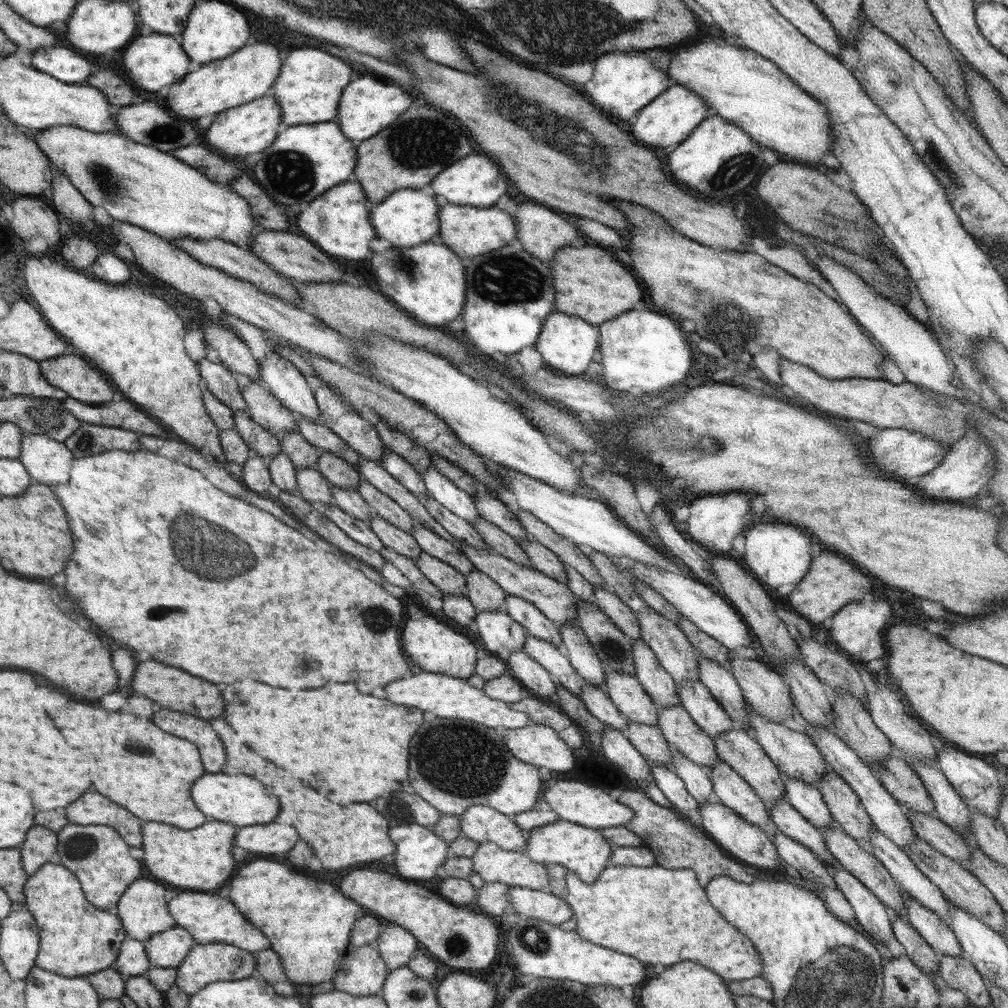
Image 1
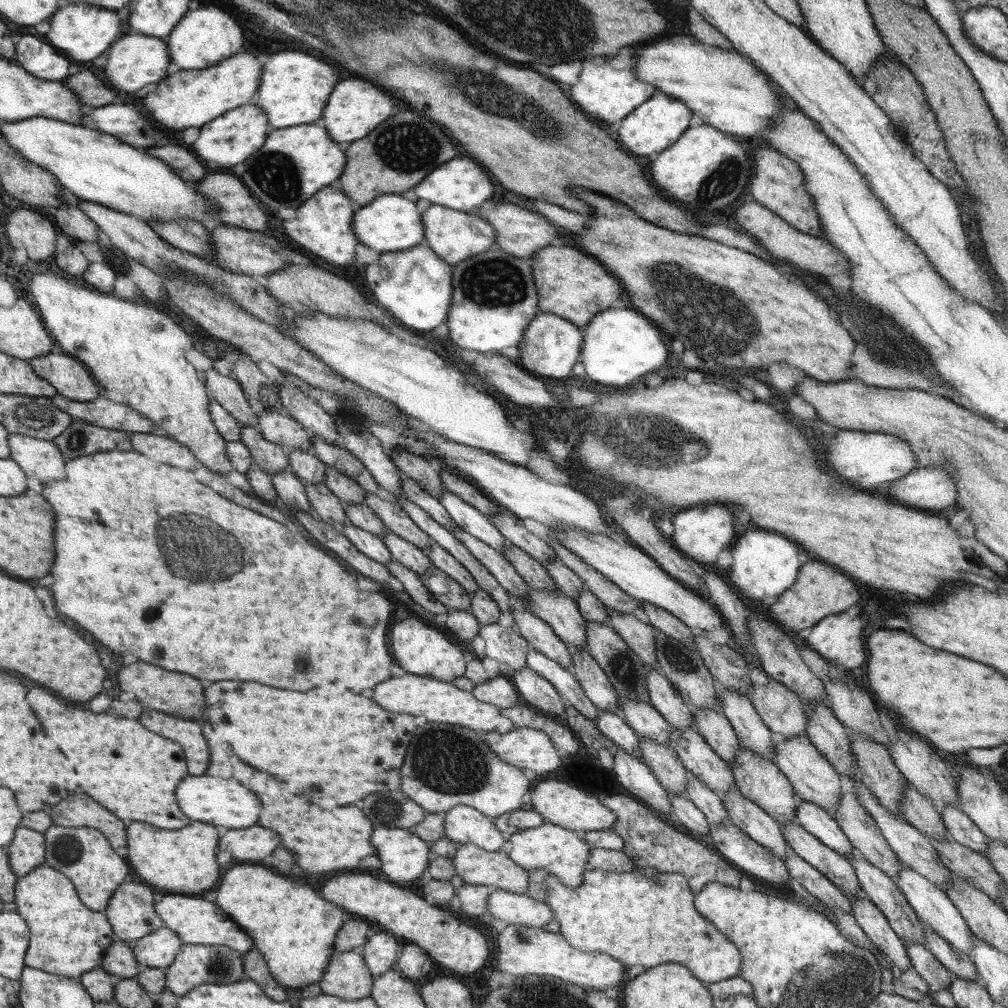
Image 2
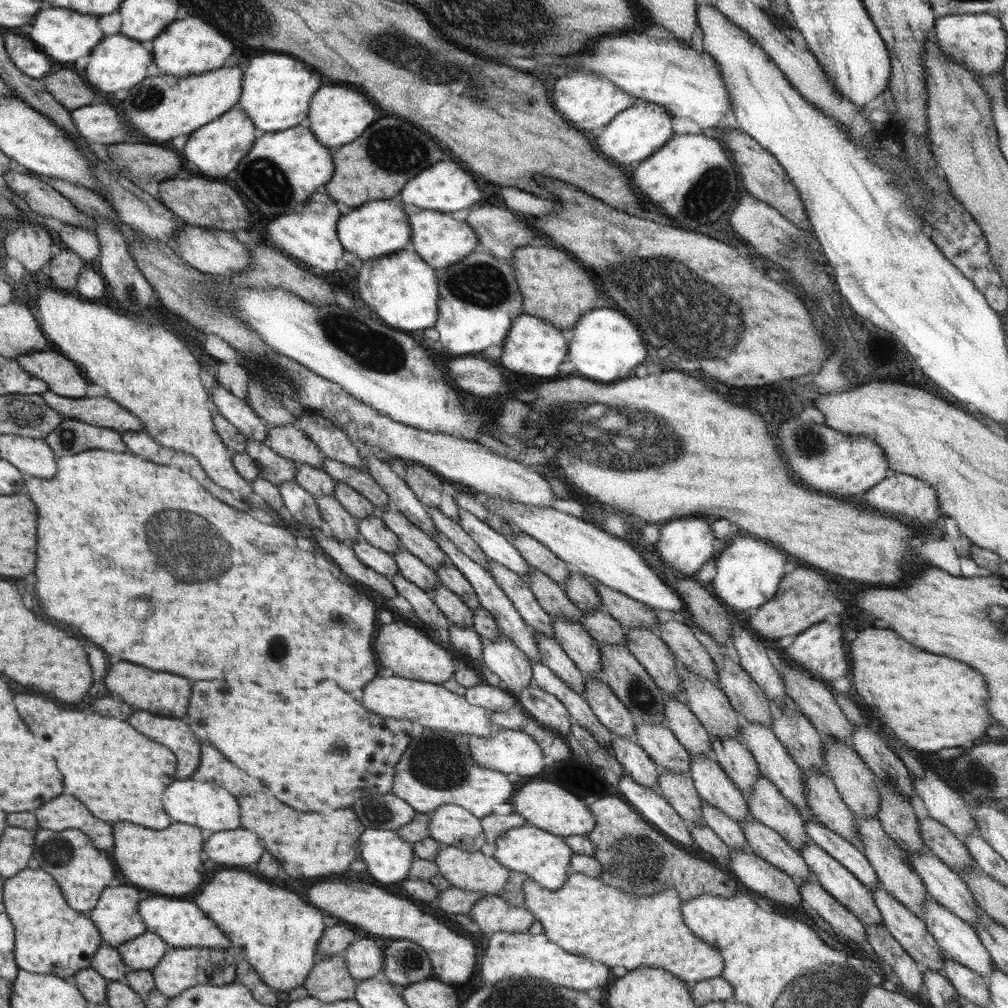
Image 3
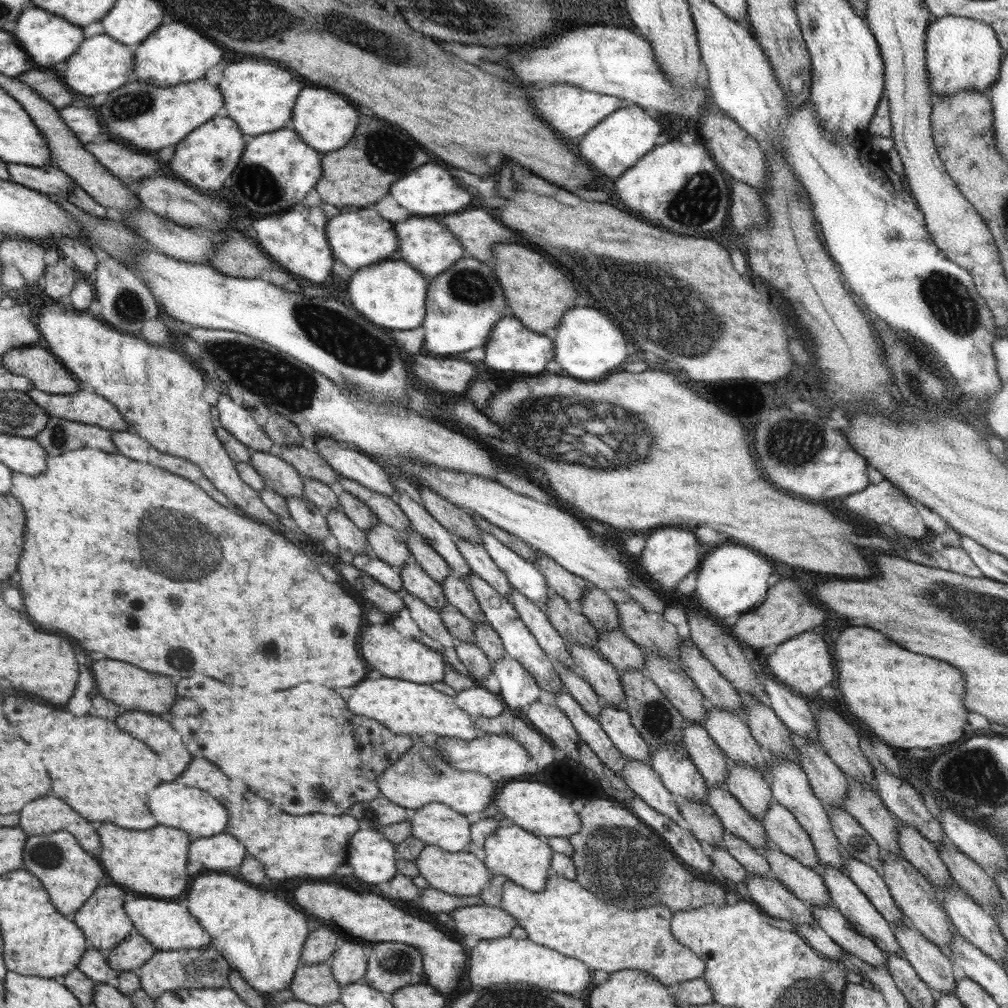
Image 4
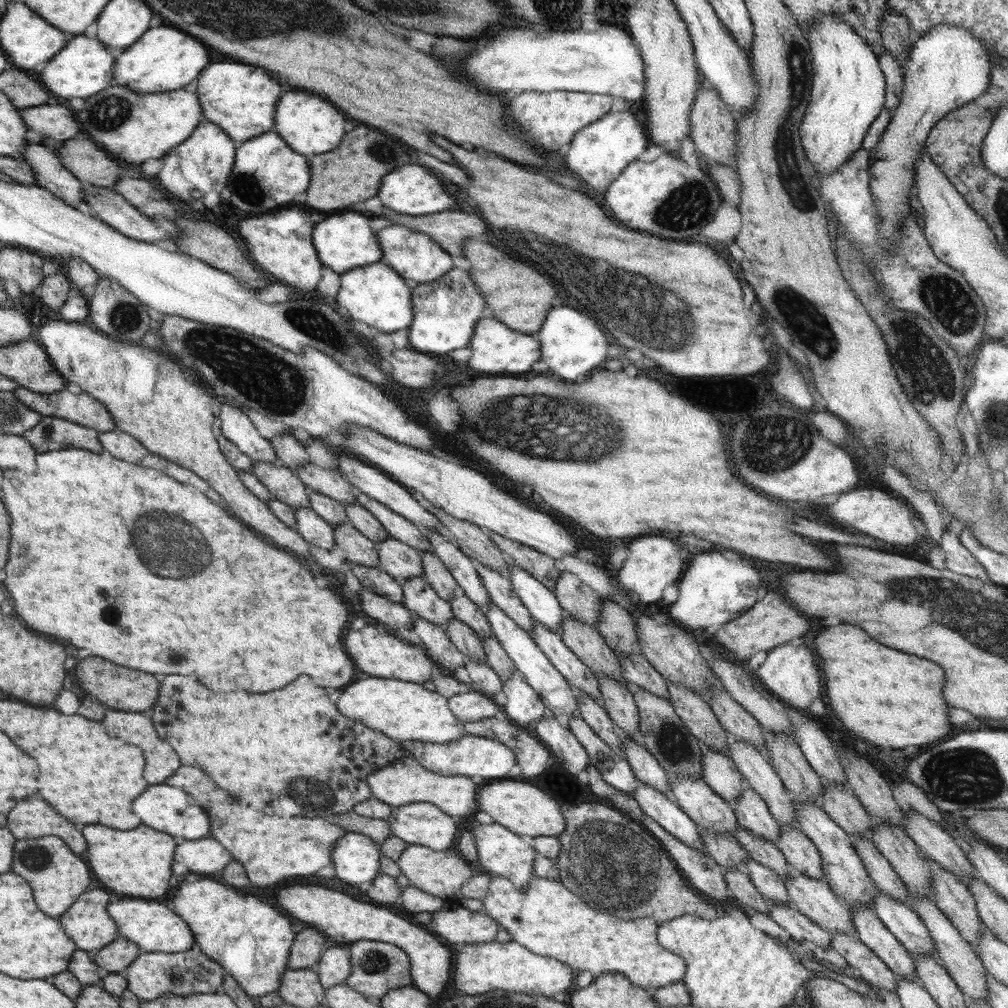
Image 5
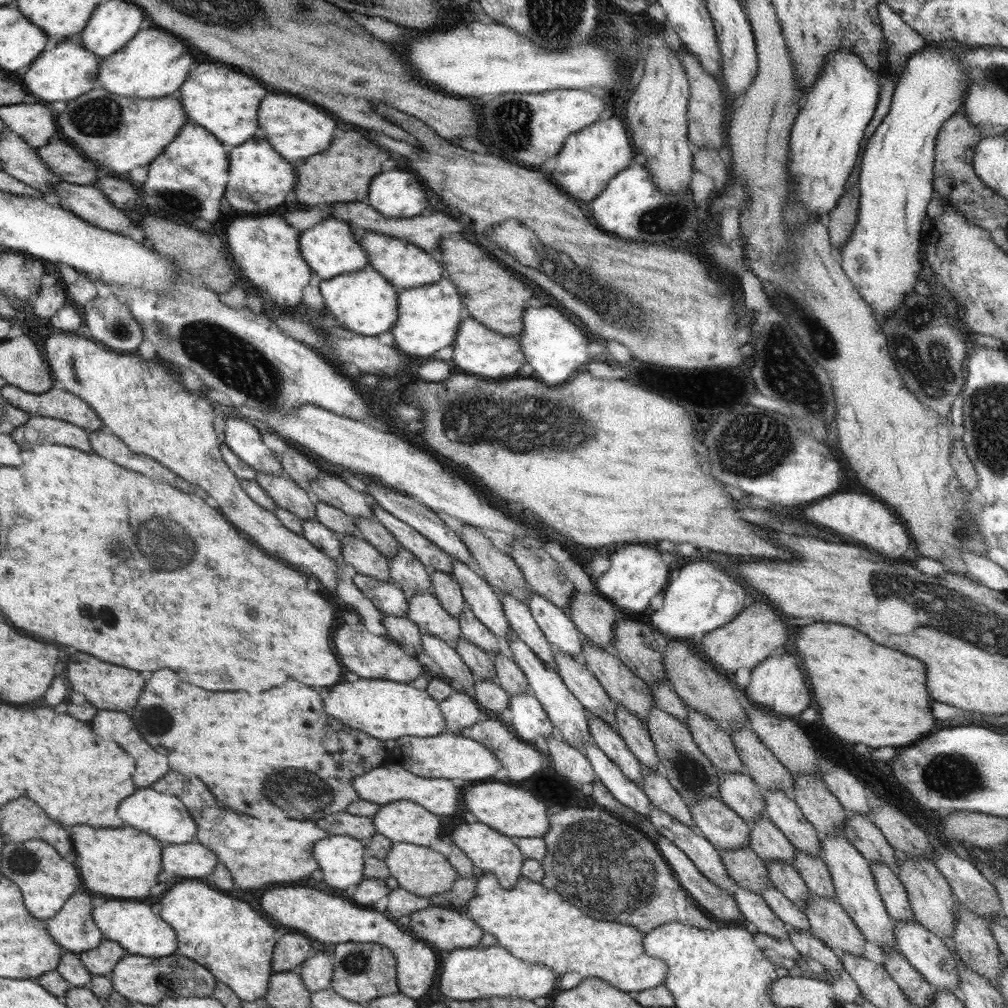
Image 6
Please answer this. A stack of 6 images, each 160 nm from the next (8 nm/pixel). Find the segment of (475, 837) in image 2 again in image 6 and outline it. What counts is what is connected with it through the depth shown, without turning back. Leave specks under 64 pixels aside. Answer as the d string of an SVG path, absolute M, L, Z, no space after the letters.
M399 800L381 805L371 819L375 832L383 834L392 843L430 848L430 842L442 834L442 822L436 813L415 801Z

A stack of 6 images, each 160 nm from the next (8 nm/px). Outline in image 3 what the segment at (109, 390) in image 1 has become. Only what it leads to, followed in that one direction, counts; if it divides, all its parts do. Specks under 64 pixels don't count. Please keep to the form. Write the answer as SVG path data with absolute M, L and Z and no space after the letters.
M56 350L34 351L15 359L32 377L39 377L50 385L52 392L75 399L86 396L86 386L90 383L87 377L75 361L68 360Z

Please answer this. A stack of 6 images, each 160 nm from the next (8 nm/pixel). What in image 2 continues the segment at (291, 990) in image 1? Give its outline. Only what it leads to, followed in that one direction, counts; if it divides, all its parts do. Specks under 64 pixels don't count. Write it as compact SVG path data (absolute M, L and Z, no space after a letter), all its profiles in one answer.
M259 950L248 951L243 954L243 964L248 980L254 980L256 984L272 996L272 1000L286 1000L286 987L282 987L268 970L267 964Z

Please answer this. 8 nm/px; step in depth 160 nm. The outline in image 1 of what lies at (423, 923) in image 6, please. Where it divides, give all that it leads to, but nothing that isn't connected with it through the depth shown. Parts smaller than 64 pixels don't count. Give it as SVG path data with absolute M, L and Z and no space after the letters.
M510 887L508 896L511 904L509 910L520 917L540 919L555 925L572 918L572 909L563 897L554 896L549 891Z

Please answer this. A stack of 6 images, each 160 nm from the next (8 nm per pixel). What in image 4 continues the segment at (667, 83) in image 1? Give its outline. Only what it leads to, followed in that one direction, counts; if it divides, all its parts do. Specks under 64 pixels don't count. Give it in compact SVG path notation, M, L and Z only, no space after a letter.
M556 83L540 88L532 95L536 114L562 139L568 141L575 136L584 136L601 120L622 108L622 99L599 92L586 92L573 84Z

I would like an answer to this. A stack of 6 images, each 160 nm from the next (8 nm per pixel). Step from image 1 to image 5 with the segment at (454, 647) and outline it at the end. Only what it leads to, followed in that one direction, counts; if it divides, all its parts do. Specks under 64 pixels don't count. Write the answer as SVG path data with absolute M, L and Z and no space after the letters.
M348 630L348 652L352 652L352 660L360 664L361 672L370 676L380 676L403 681L412 681L416 684L423 684L430 680L432 674L432 660L426 656L418 656L410 643L402 644L402 638L394 638L388 632L362 632L362 630Z

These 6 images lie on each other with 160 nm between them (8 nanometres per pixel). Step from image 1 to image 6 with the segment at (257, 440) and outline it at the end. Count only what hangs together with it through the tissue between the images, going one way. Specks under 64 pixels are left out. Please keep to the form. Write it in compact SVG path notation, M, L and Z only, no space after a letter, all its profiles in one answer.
M258 472L255 481L273 498L278 507L285 508L298 518L312 520L318 515L315 504L294 480Z

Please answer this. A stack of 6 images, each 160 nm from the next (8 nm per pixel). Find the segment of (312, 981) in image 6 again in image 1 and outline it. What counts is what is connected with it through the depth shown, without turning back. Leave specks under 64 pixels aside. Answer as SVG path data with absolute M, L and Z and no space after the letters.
M396 923L384 924L373 945L382 953L389 972L407 966L408 961L421 949L416 938Z

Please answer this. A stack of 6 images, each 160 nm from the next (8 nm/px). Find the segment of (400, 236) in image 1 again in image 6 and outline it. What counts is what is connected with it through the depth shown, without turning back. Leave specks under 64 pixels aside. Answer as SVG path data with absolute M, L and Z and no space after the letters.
M336 218L322 220L314 228L306 230L304 236L301 236L301 246L303 256L311 266L312 272L316 273L321 280L334 279L335 276L360 271L371 262L367 250L356 240L352 226Z

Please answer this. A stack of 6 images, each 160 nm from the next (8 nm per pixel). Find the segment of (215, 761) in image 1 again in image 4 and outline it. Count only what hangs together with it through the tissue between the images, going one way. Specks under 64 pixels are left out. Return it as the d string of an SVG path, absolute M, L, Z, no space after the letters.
M125 710L116 718L116 725L132 736L140 736L140 741L154 749L159 756L157 773L162 782L172 782L187 771L192 756L182 744L182 736L165 716Z

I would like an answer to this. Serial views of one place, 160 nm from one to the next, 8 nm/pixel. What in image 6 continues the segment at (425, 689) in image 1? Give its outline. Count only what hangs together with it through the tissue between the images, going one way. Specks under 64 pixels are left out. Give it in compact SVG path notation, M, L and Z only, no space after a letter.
M384 679L341 681L330 688L324 707L328 714L344 725L368 733L377 740L388 741L402 736L430 738L450 733L440 710L440 702L425 690L412 687L410 683Z

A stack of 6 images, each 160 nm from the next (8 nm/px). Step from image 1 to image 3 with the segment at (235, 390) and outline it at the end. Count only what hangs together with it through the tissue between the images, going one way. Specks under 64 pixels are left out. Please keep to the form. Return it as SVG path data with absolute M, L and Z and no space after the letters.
M215 379L210 380L210 383L213 388L213 399L219 405L220 414L236 425L247 439L264 442L269 430L246 399L232 395Z

